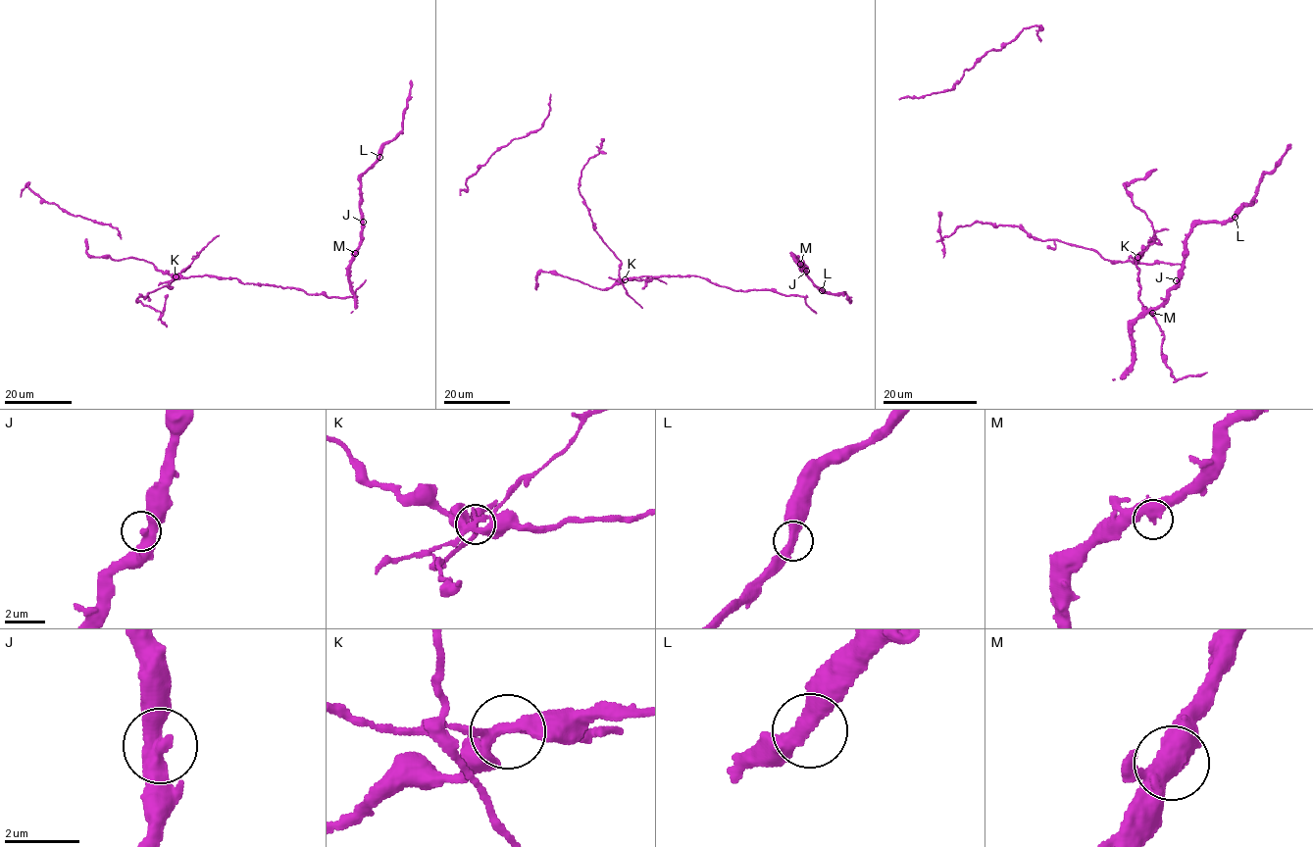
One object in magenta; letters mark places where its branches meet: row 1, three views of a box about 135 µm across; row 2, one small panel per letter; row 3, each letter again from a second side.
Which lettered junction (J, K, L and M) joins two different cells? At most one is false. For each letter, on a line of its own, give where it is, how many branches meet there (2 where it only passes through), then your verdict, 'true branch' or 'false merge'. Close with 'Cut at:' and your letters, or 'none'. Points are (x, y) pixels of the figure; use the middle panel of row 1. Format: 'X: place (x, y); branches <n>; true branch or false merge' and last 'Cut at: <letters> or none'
J: place (806, 271); branches 2; true branch
K: place (625, 279); branches 3; false merge
L: place (822, 290); branches 2; true branch
M: place (800, 264); branches 3; true branch
Cut at: K

